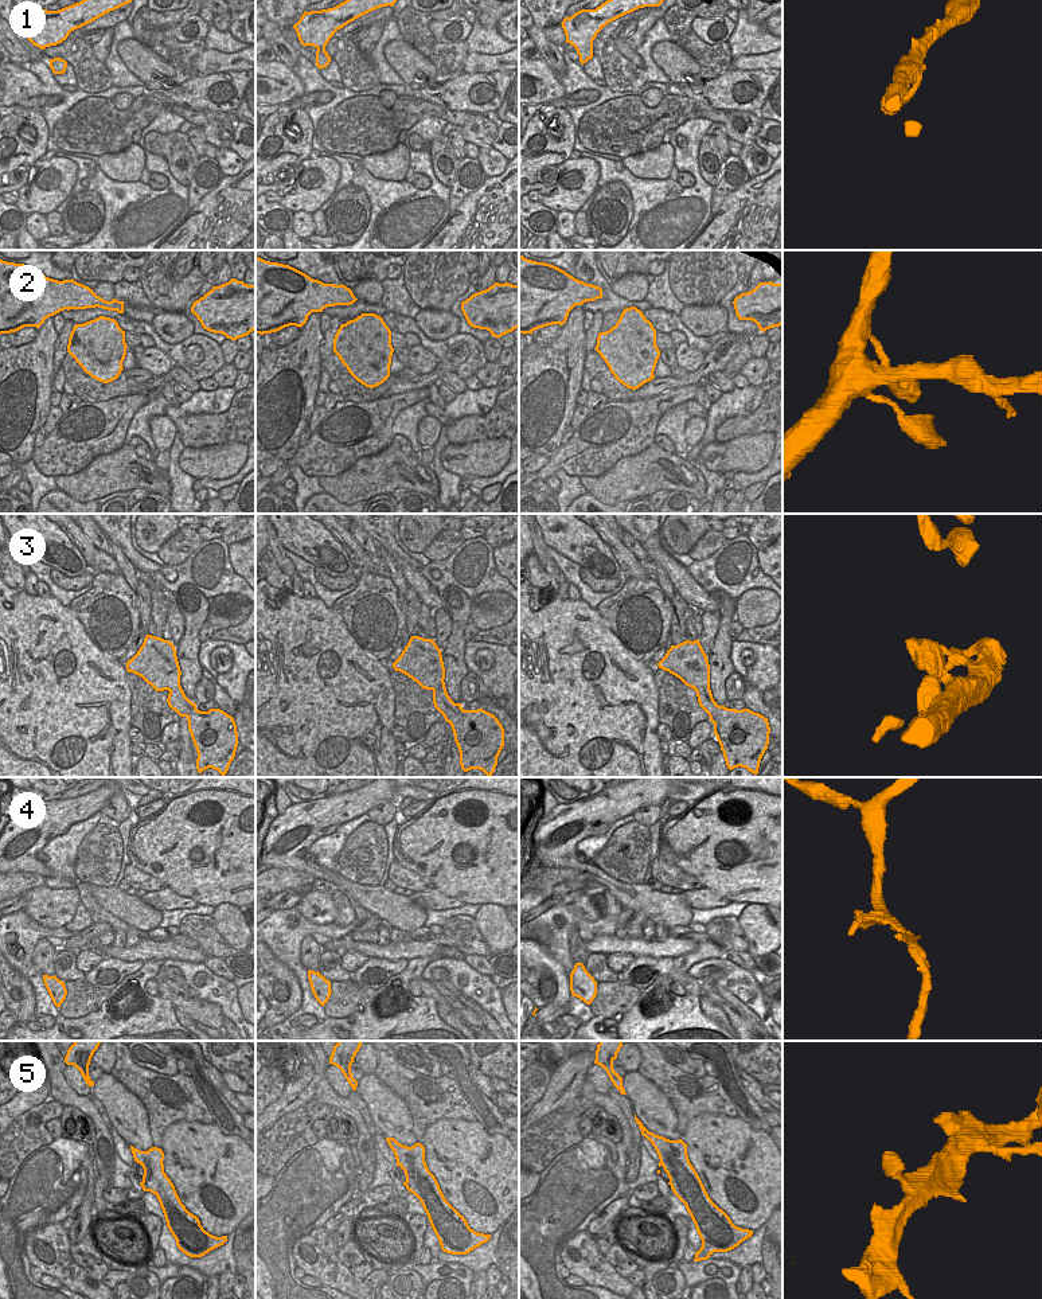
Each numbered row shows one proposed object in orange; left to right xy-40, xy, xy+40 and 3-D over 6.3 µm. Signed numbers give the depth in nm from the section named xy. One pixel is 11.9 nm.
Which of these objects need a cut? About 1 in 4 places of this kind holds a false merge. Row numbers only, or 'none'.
4

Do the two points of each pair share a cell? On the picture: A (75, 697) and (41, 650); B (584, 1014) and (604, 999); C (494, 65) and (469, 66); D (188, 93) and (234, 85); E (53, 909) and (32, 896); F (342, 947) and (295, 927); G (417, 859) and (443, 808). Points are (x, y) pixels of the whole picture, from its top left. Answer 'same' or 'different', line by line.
A: same
B: different
C: same
D: same
E: same
F: different
G: same

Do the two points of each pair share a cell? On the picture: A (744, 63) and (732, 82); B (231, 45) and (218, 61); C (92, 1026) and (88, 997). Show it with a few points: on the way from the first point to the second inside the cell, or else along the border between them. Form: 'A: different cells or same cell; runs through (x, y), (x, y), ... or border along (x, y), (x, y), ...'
A: different cells; border along (732, 67), (768, 70)
B: different cells; border along (206, 49), (225, 53), (241, 50)
C: different cells; border along (110, 990), (97, 1010), (61, 1019)

